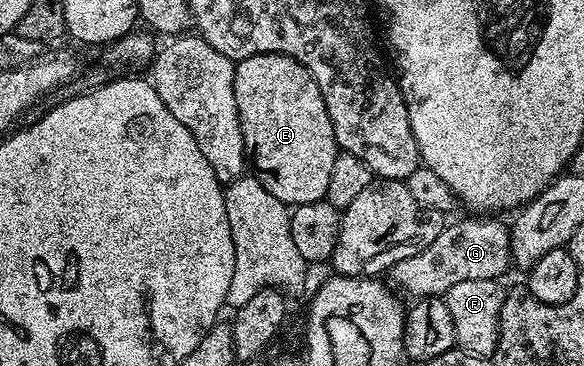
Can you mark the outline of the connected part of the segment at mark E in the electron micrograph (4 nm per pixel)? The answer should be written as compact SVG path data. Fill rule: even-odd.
M282 52L251 56L236 64L234 102L238 102L244 155L250 165L251 175L256 177L261 186L287 206L325 199L338 145L326 102L318 90L318 82L314 82L311 74L297 60Z

